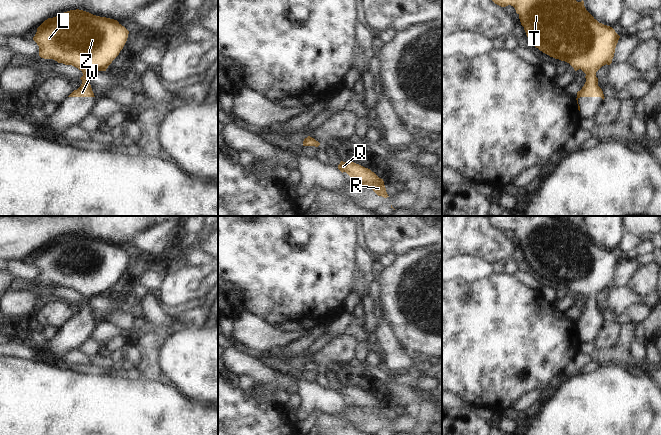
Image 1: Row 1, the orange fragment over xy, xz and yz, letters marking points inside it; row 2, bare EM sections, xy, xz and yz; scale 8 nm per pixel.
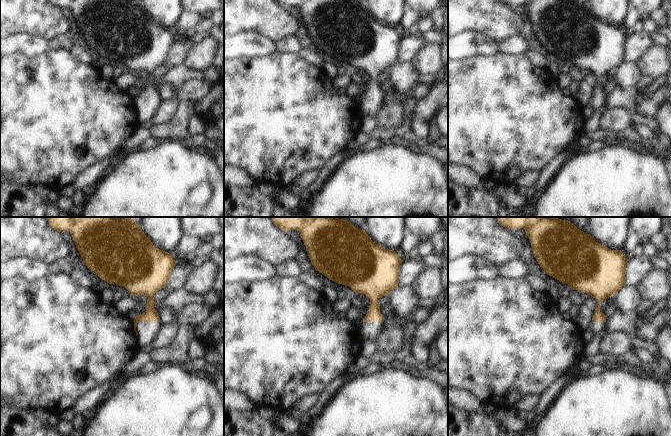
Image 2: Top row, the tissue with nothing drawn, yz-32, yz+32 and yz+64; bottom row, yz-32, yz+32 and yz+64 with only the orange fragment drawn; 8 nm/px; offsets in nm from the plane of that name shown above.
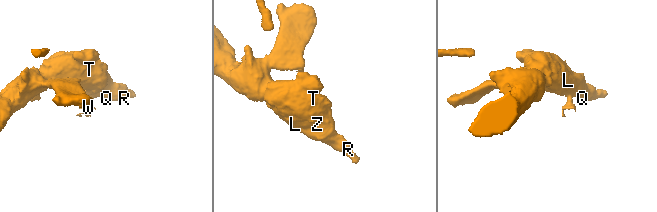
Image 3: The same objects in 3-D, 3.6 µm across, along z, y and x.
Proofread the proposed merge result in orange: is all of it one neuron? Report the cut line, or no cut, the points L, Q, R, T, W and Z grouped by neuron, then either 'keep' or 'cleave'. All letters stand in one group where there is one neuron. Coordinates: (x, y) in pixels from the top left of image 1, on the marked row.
no cut | L Q R T W Z | keep

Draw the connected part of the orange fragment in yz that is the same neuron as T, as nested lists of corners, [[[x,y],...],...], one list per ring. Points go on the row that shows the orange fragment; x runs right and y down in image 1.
[[[492,0],[495,4],[506,7],[511,5],[519,15],[521,25],[532,45],[543,53],[569,63],[575,71],[581,69],[585,74],[586,82],[577,92],[577,104],[580,97],[601,97],[604,100],[602,89],[598,86],[596,72],[604,65],[610,65],[614,57],[615,48],[620,36],[607,25],[599,23],[585,8],[584,1],[576,0]]]

